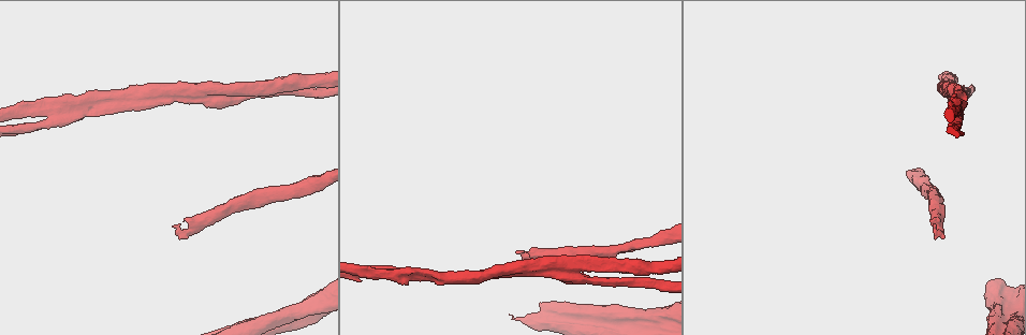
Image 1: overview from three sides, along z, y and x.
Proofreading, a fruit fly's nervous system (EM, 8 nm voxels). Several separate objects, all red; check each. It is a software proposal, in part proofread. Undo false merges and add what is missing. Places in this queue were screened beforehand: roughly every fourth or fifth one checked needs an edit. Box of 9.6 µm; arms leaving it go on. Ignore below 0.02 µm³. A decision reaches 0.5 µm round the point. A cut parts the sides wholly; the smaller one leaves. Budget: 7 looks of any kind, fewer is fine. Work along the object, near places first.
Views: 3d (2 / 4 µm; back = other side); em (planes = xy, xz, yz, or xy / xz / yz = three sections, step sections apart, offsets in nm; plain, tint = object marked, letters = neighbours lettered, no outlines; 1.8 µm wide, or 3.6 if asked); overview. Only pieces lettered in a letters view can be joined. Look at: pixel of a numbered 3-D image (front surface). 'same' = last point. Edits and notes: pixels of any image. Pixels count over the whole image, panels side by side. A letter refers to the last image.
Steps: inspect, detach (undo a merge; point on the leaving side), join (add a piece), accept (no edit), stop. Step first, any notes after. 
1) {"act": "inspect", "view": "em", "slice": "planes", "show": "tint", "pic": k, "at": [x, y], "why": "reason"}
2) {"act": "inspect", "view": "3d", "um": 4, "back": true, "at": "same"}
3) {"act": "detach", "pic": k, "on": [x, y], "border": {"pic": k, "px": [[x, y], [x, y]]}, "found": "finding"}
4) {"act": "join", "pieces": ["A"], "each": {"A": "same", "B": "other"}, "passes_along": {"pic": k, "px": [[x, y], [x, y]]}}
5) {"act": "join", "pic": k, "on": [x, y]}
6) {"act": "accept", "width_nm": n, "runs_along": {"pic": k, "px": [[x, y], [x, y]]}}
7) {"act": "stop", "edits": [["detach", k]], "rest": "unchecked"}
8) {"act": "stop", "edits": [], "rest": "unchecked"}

{"act": "inspect", "view": "em", "slice": "xy", "step": 8, "show": "tint", "pic": 1, "at": [272, 322], "why": "closes a loop"}

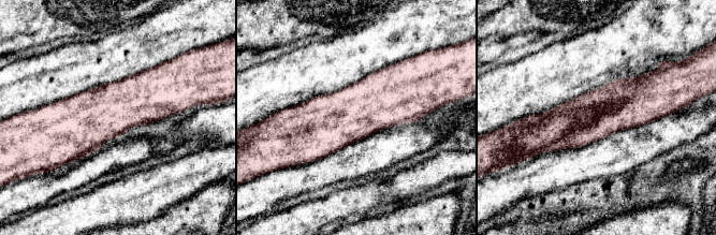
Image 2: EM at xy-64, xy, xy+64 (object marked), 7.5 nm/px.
{"act": "inspect", "view": "em", "slice": "planes", "show": "tint", "at": "same", "why": "another direction"}

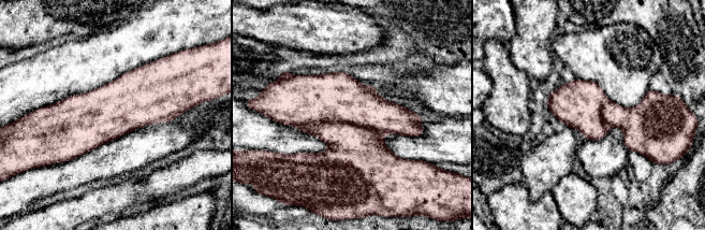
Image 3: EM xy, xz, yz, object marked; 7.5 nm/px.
{"act": "inspect", "view": "em", "slice": "planes", "show": "letters", "at": "same", "why": "see the neighbours"}

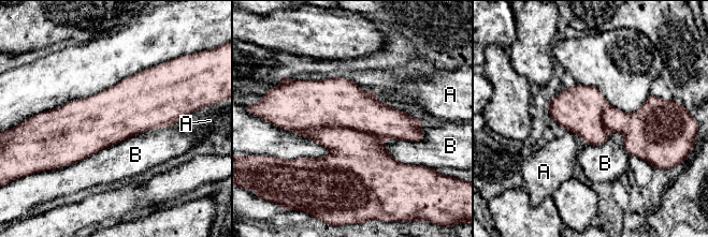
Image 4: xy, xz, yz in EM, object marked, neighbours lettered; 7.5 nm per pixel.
{"act": "detach", "pic": 4, "on": [331, 103], "each": {"A": "other", "B": "other"}, "part_leaving": {"pic": 4, "px": [[288, 115], [371, 115], [417, 126]]}, "found": "two neurons meet here"}

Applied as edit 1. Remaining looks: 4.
{"act": "inspect", "view": "em", "slice": "planes", "show": "letters", "pic": 1, "at": [521, 251], "why": "branch stops here"}

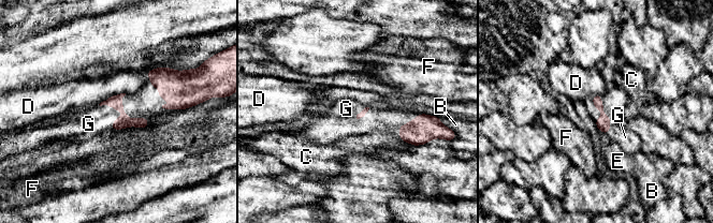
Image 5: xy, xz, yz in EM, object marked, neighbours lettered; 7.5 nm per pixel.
{"act": "join", "pieces": ["G"], "each": {"B": "other", "C": "other", "D": "other", "E": "other", "F": "other", "G": "same"}, "passes_along": {"pic": 5, "px": [[602, 123], [609, 125], [626, 138]]}, "found": "it goes on there"}

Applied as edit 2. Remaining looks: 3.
{"act": "inspect", "view": "overview"}

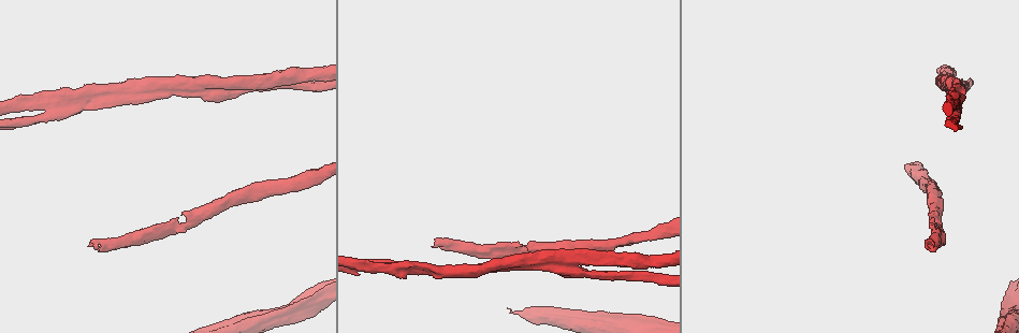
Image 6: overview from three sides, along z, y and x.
{"act": "inspect", "view": "3d", "um": 2, "pic": 6, "at": [417, 270]}

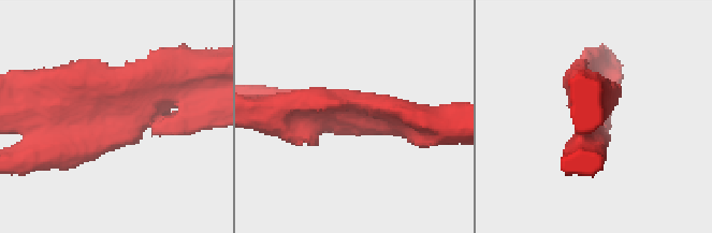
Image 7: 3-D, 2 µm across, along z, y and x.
{"act": "inspect", "view": "em", "slice": "planes", "show": "letters", "pic": 7, "at": [120, 108], "arms": 3, "arm_widths_nm": [280, 300, 320], "why": "need the tissue"}

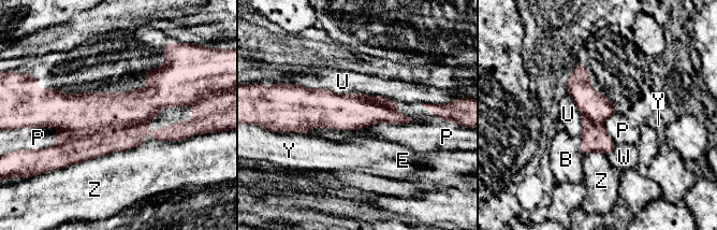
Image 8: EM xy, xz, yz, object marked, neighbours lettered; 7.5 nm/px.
{"act": "detach", "pic": 8, "on": [110, 140], "longest_contact_nm": ["U", 850], "each": {"B": "other", "E": "other", "P": "other", "U": "other", "W": "other", "Y": "other", "Z": "other"}, "found": "two neurons meet here"}

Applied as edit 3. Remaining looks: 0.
{"act": "stop", "edits": [["detach", 4], ["join", 5], ["detach", 8]], "rest": "unchecked"}

